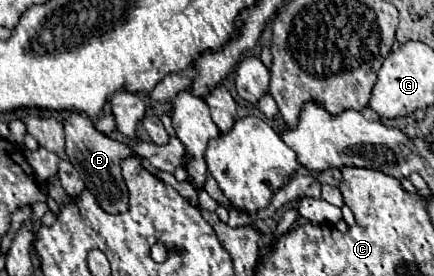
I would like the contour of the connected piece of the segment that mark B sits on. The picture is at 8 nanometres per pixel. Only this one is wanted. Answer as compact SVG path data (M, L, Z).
M71 112L71 116L65 120L65 152L69 162L75 166L75 170L81 174L85 188L95 196L97 204L109 212L109 214L123 214L127 212L129 192L125 186L125 180L121 176L121 162L129 156L139 158L127 144L117 142L101 132L95 130L91 120L79 112Z

